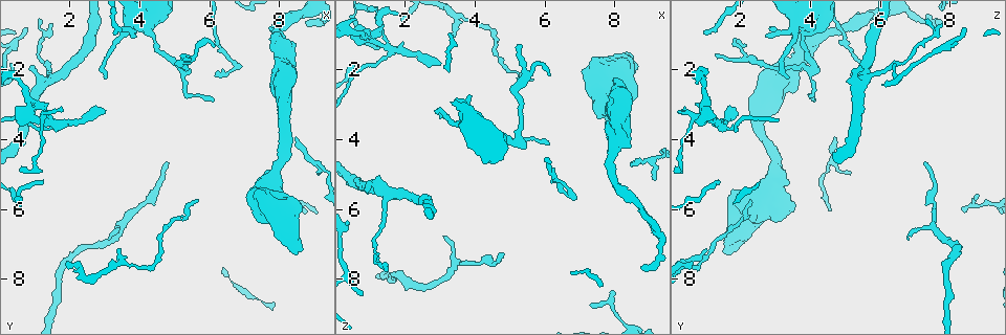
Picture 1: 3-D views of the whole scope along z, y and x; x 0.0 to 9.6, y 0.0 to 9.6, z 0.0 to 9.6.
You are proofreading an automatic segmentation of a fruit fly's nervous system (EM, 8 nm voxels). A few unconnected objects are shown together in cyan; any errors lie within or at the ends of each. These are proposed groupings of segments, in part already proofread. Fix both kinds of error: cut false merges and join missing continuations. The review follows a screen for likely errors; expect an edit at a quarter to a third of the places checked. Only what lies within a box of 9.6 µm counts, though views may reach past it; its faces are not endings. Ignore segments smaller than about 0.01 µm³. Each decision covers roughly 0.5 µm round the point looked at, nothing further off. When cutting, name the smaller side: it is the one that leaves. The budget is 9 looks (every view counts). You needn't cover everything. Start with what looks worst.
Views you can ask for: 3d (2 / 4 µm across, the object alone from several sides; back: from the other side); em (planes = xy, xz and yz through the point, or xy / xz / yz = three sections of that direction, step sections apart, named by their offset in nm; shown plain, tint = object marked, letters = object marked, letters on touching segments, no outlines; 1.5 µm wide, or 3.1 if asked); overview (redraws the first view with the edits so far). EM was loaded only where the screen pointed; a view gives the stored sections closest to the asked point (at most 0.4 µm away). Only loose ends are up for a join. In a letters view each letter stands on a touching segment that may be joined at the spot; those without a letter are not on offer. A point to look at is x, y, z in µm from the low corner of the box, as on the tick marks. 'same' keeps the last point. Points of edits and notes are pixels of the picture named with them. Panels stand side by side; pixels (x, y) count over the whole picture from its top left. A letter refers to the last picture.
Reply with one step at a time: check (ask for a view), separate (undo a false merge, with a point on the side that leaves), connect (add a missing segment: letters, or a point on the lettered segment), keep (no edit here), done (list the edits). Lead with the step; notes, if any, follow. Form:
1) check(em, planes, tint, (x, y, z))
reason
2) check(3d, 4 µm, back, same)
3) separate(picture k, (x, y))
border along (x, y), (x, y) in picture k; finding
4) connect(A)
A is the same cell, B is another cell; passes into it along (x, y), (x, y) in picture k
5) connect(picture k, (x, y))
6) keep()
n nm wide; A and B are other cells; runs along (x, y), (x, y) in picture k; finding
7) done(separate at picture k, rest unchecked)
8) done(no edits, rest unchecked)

check(3d, 4 µm, (2.95, 3.20, 1.85))
an open end

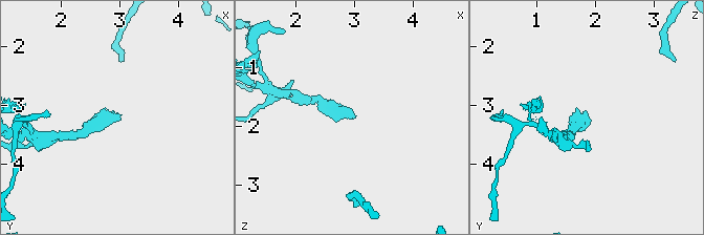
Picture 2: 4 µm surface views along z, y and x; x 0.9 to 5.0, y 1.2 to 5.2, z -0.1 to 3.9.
check(em, xy, step 8, letters, (3.00, 3.15, 1.80))

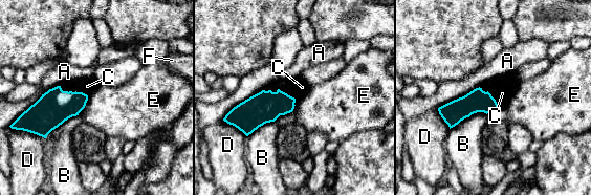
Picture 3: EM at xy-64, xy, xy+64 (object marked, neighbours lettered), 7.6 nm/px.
connect(picture 3, (302, 87))
C is the same cell, A, B, D, E and F are other cells; passes into it along (264, 107), (282, 91), (302, 87) in picture 3; the neuron continues

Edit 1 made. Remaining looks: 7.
check(em, xy, step 8, letters, (8.45, 7.20, 1.50))
free end

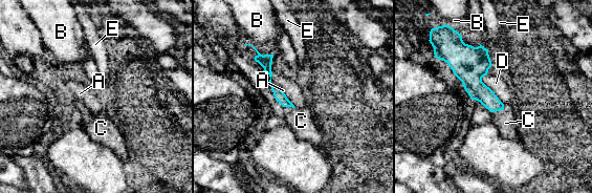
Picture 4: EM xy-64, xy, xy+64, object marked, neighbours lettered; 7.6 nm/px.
check(em, xz, step 8, letters, same)

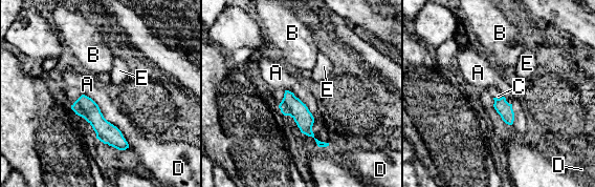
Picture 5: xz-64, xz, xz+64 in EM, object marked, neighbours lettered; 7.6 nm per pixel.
connect(picture 5, (492, 91))
D touches over 480 nm; C is the same cell, A, B, D and E are other cells; the neuron continues

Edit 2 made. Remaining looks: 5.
check(3d, 4 µm, (7.30, 5.60, 1.75))
free end

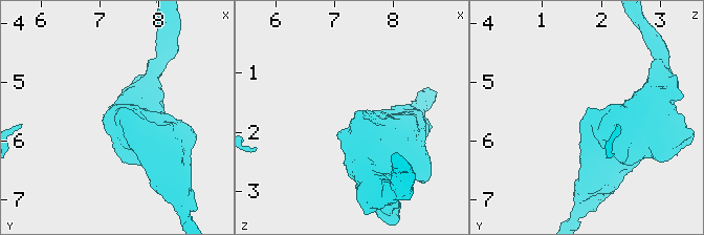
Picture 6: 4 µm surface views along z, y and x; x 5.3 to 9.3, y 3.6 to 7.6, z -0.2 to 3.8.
check(em, xy, step 4, letters, (7.30, 5.50, 1.75))

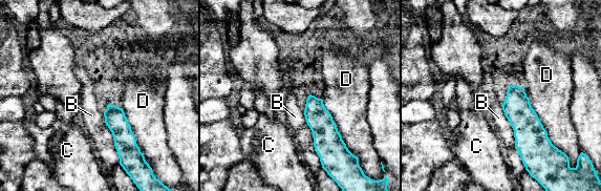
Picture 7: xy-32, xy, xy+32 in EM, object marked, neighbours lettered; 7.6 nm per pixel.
check(em, xz, step 8, letters, same)
cut it another way

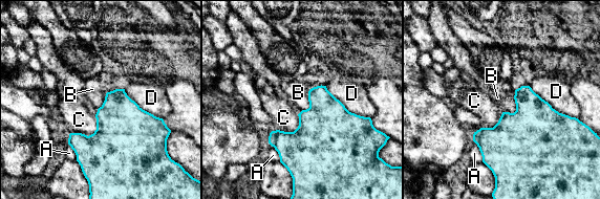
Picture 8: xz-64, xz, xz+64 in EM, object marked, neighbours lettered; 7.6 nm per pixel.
keep()
A, B, C and D are other cells; border along (309, 89), (307, 101) in picture 8; none of them fits

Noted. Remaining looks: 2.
done(connect at picture 3, connect at picture 5, rest unchecked)

